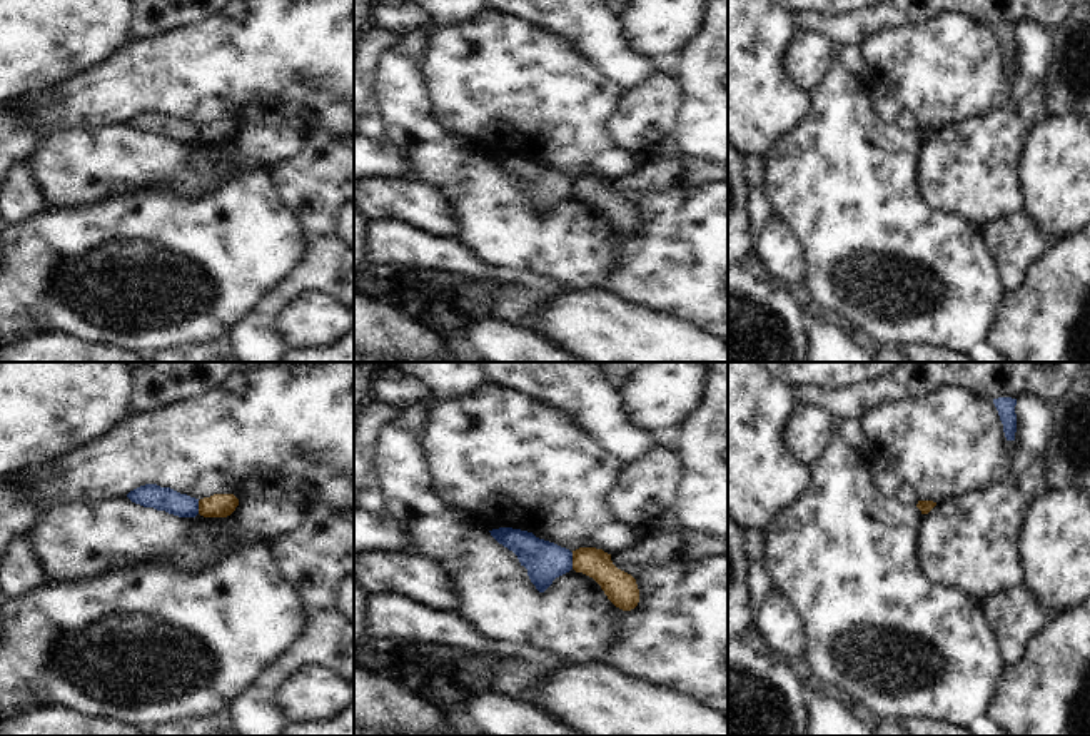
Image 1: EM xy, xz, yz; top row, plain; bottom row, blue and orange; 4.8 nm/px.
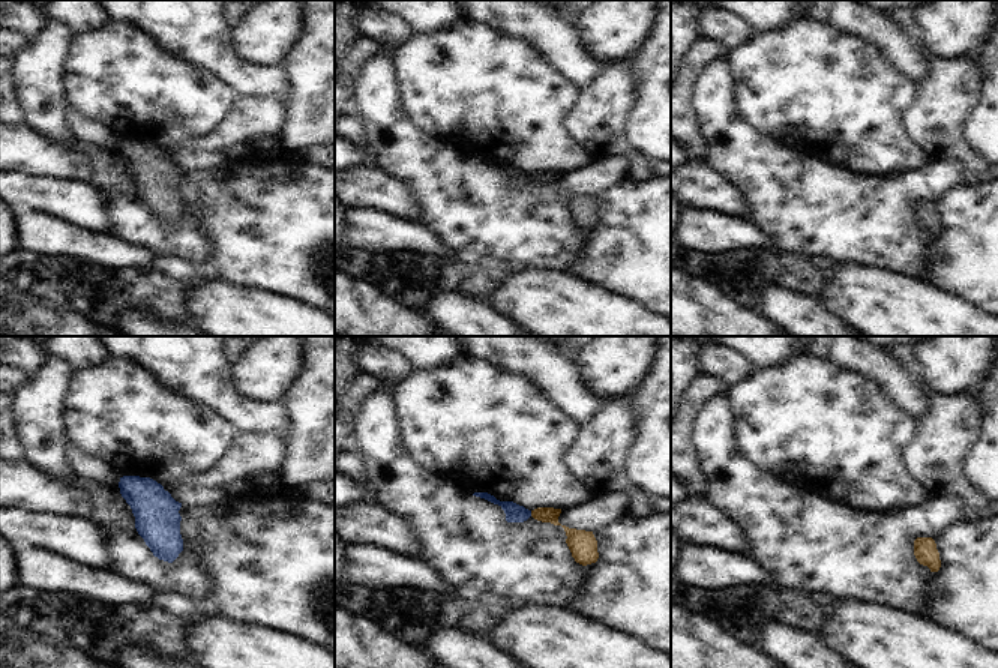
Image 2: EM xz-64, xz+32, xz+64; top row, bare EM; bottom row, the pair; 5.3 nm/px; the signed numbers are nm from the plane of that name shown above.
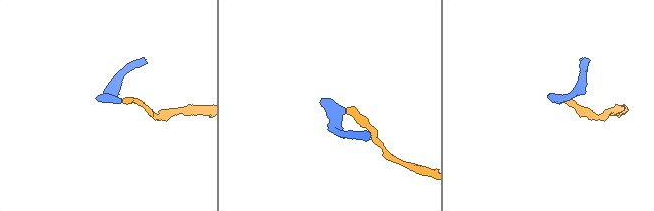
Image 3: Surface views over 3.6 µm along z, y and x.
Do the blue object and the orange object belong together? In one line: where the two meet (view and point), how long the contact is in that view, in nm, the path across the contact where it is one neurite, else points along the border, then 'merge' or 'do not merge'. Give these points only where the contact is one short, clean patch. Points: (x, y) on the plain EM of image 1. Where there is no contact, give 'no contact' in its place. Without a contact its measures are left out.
xz (571, 187) | 80 nm | along xz (571, 179), (573, 194) | do not merge

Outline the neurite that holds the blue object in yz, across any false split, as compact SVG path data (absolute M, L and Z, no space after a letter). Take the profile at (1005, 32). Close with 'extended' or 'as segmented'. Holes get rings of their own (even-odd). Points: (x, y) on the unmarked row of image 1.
M998 23L998 25L993 25L993 30L995 30L998 42L1000 42L1000 47L1003 50L1003 58L1005 58L1007 67L1015 67L1015 58L1017 58L1015 32L1017 32L1017 25Z; as segmented

